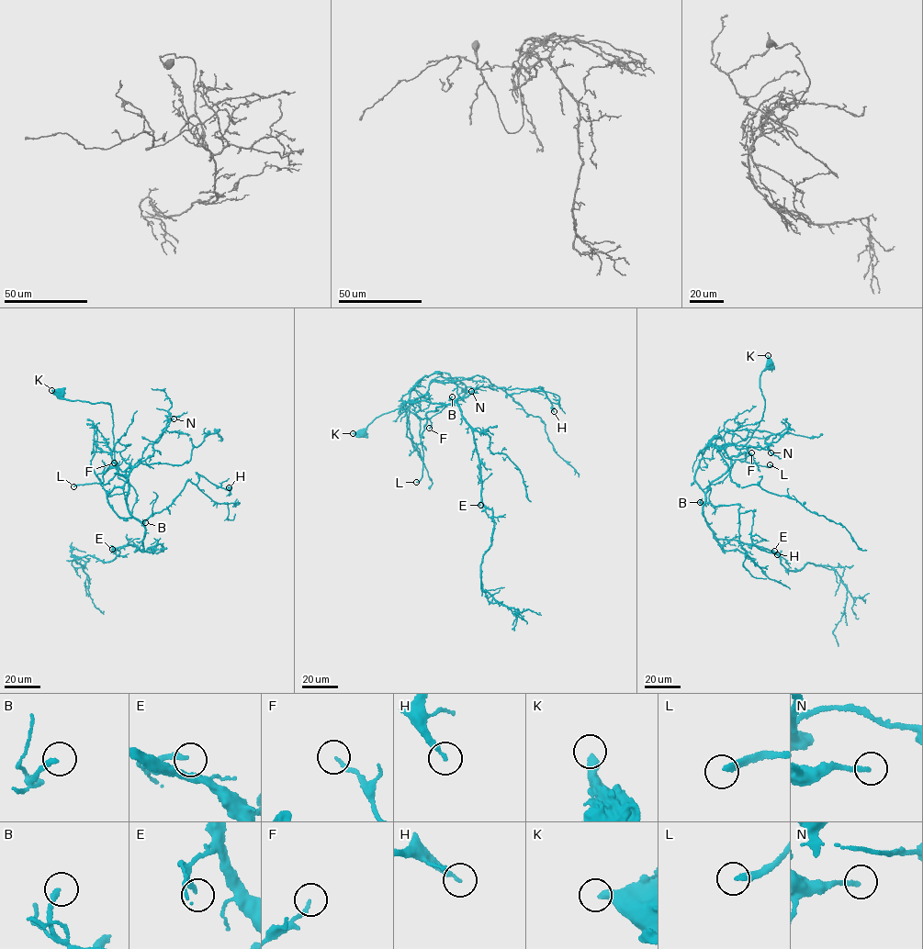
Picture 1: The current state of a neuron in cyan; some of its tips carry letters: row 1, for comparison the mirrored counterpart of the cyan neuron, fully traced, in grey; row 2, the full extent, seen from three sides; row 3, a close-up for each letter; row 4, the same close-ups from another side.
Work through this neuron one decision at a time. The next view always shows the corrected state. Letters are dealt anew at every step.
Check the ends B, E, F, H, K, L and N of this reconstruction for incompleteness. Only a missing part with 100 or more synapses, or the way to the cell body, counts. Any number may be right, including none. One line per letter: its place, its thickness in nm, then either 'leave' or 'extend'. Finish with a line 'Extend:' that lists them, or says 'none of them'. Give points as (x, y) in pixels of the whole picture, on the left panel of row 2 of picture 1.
B: (145, 522) | 240 nm | extend
E: (112, 549) | 220 nm | leave
F: (114, 463) | 170 nm | leave
H: (229, 487) | 240 nm | leave
K: (51, 390) | 400 nm | leave
L: (73, 486) | 240 nm | extend
N: (174, 418) | 190 nm | leave
Extend: B, L

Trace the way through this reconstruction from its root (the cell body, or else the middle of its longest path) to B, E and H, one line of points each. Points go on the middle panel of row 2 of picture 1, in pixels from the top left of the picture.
B: (363, 433), (377, 418), (399, 408), (425, 418), (427, 412), (452, 402), (452, 396)
E: (363, 433), (395, 409), (422, 419), (456, 403), (474, 436), (480, 505)
H: (363, 433), (381, 415), (402, 407), (422, 419), (482, 385), (511, 395), (541, 388), (554, 411)

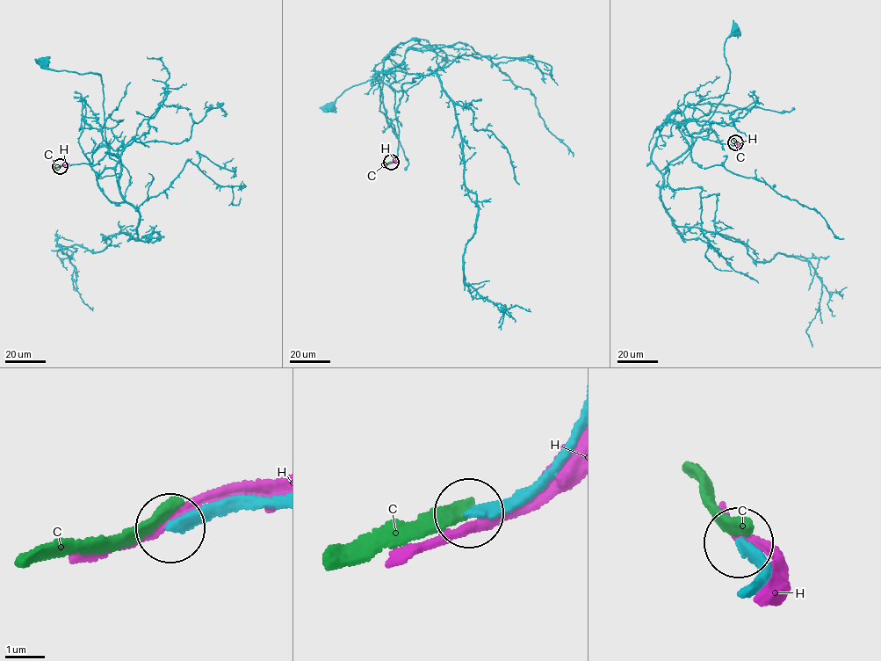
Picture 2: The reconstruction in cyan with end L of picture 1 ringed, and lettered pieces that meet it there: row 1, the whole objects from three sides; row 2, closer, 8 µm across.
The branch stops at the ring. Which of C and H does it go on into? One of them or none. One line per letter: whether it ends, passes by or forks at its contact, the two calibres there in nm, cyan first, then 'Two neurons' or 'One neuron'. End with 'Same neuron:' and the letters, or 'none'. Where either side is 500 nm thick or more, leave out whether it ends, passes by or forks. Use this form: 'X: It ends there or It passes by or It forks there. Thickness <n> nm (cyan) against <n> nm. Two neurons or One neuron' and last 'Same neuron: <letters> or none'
C: It ends there. Thickness 280 nm (cyan) against 360 nm. Two neurons
H: It passes by. Thickness 280 nm (cyan) against 240 nm. Two neurons
Same neuron: none

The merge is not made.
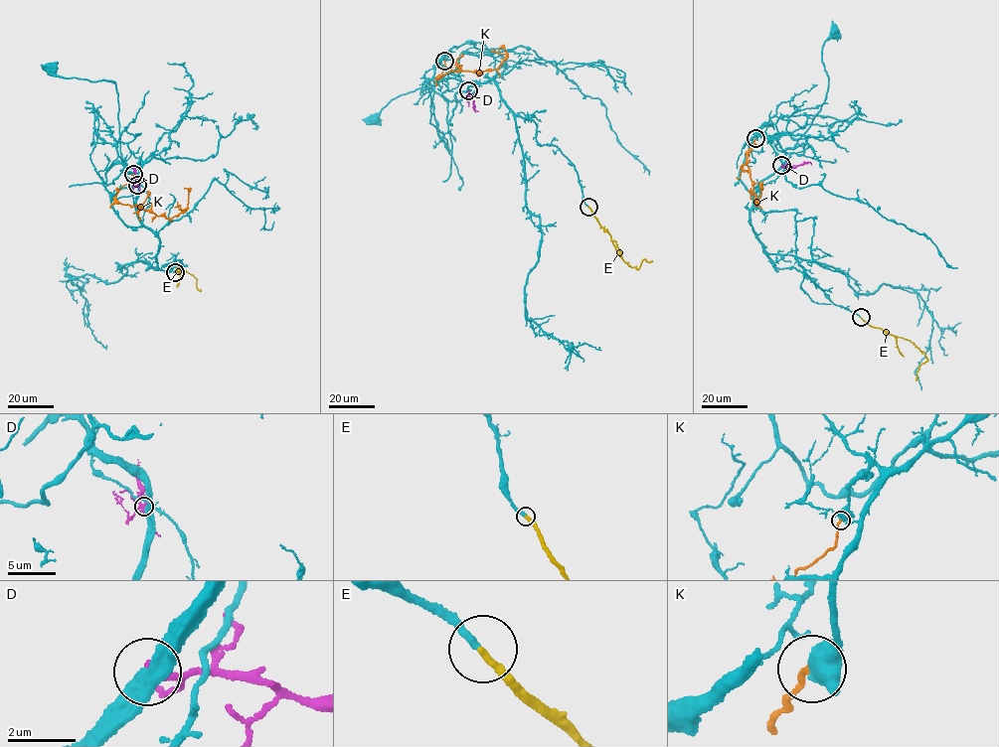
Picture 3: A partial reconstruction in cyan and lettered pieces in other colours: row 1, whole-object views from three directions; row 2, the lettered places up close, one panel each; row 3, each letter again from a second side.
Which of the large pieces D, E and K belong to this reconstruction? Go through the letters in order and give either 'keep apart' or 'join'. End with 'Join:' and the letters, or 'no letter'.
D: keep apart
E: join
K: keep apart
Join: E

